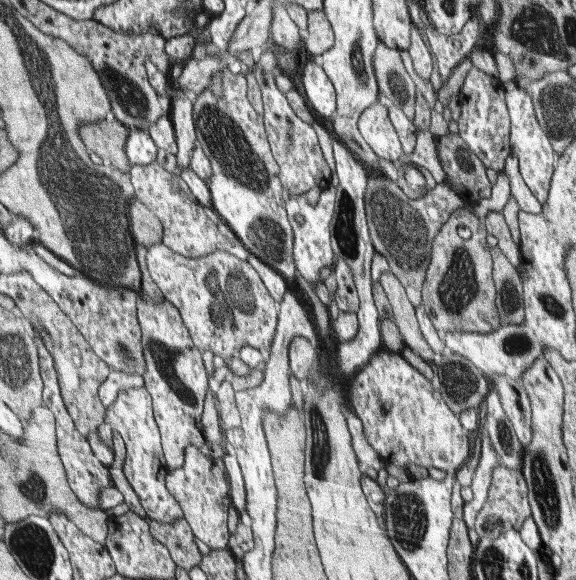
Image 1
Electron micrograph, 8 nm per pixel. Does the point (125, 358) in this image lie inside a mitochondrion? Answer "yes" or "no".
yes

